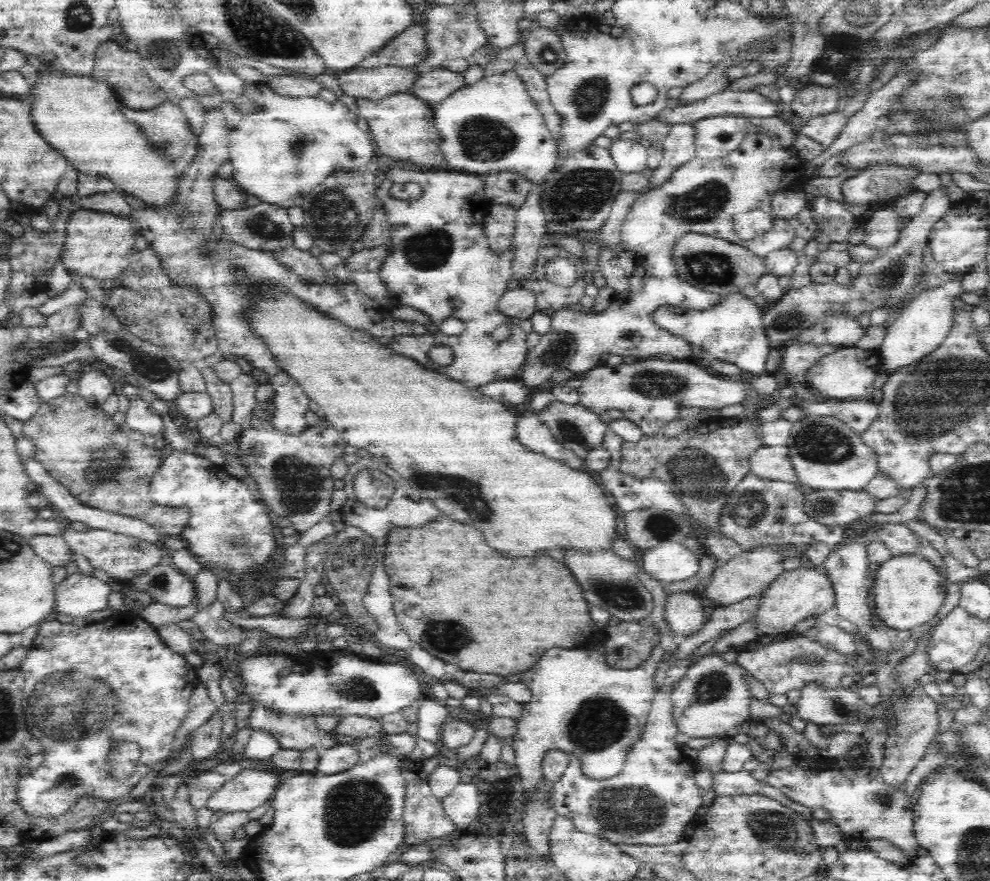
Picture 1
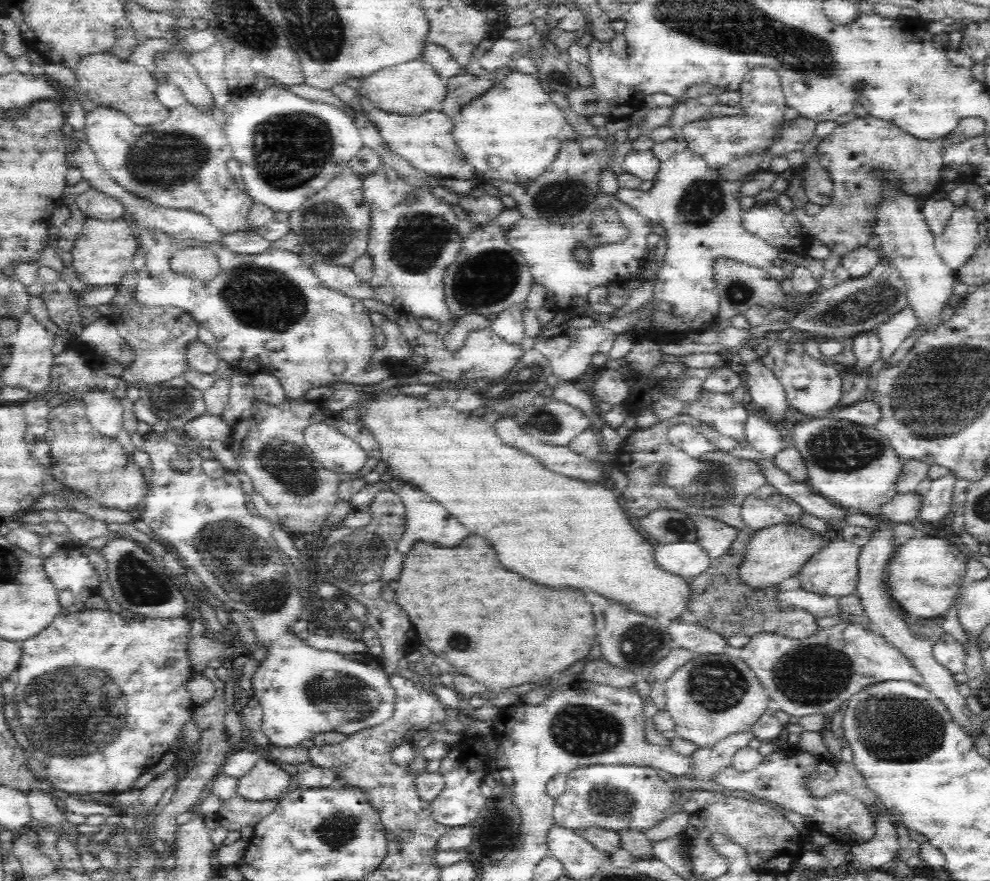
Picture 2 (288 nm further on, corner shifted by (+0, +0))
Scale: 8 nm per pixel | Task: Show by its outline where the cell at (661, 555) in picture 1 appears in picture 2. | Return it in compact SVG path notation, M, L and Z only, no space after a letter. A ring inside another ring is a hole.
M696 542L654 544L654 562L660 572L678 576L684 582L702 576L712 564L708 554Z

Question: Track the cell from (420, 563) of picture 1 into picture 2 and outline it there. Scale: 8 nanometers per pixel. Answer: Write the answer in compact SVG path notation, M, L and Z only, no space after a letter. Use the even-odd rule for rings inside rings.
M474 534L452 548L422 540L414 542L406 554L394 592L396 606L406 612L420 644L436 654L436 658L446 658L458 676L470 676L494 688L512 688L550 678L580 658L590 656L588 652L596 640L592 608L578 588L548 588L502 568L494 548L482 536Z

